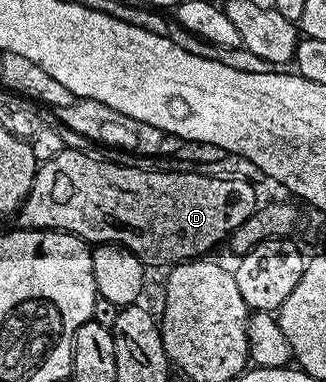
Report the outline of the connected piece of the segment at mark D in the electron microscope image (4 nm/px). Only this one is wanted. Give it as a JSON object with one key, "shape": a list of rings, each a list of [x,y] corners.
{"shape":[[[64,149],[60,156],[52,156],[52,160],[41,163],[31,190],[17,211],[17,225],[24,230],[63,230],[87,244],[124,246],[127,250],[141,252],[147,259],[193,260],[209,255],[217,242],[225,243],[260,206],[255,183],[239,178],[224,178],[213,173],[185,174],[161,168],[141,170],[133,164],[121,166],[105,157],[93,158],[92,155],[85,150]]]}

